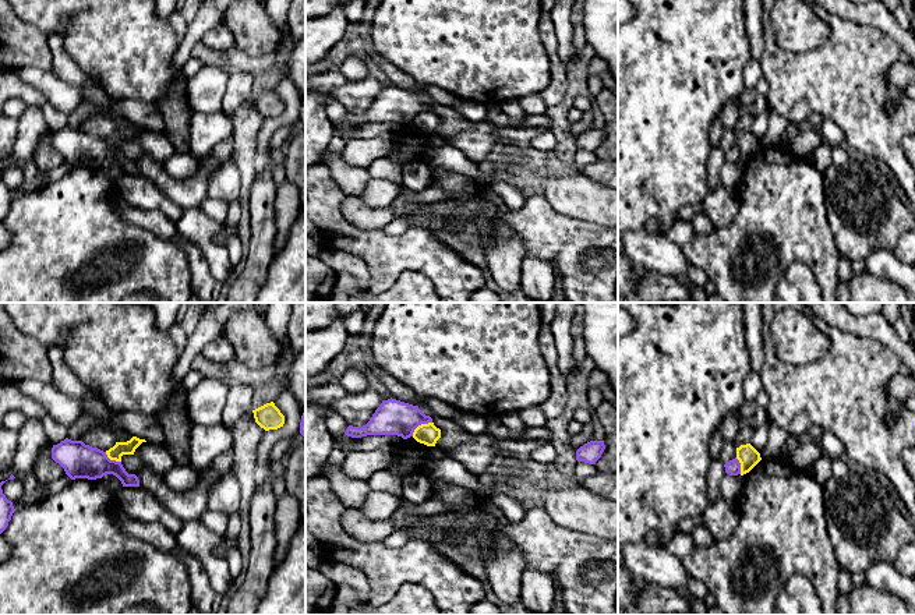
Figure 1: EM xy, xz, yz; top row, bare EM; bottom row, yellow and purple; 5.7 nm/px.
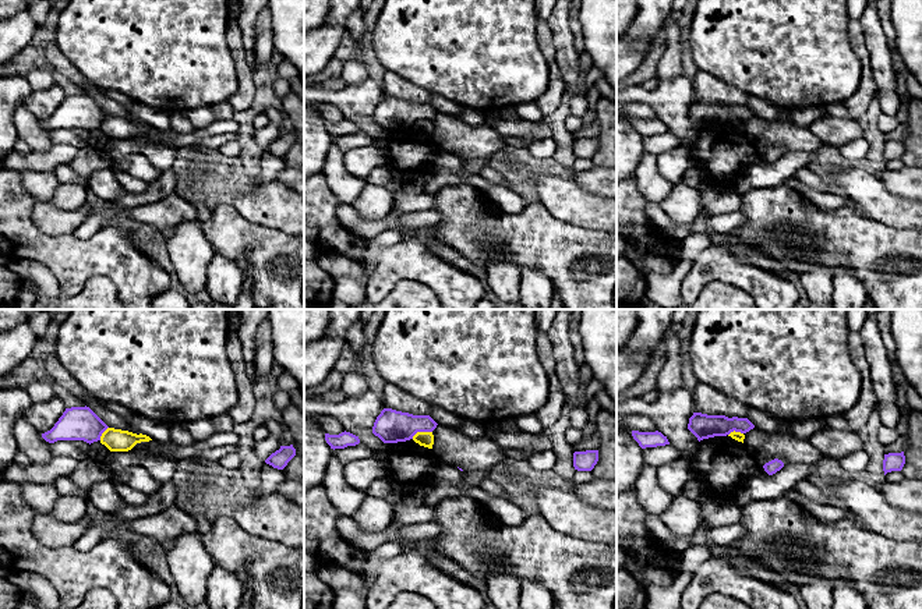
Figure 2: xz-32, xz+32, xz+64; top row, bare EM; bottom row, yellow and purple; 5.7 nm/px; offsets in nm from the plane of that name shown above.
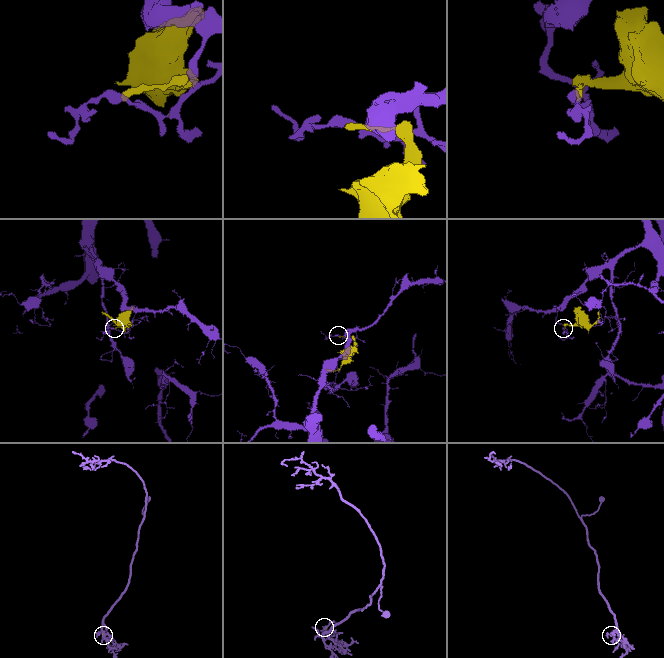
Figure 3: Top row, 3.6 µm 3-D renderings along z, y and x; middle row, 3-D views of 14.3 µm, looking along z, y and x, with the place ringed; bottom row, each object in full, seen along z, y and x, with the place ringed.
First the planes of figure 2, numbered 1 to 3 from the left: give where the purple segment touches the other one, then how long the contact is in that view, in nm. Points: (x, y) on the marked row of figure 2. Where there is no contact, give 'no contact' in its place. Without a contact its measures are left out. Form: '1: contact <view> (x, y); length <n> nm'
1: contact xz-32 (102, 434); length 90 nm
2: contact xz+32 (421, 432); length 130 nm
3: contact xz+64 (735, 432); length 90 nm

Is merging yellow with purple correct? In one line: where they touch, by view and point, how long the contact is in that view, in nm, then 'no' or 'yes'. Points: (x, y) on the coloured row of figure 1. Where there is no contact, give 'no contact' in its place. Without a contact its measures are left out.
xz (421, 424) | 150 nm | no

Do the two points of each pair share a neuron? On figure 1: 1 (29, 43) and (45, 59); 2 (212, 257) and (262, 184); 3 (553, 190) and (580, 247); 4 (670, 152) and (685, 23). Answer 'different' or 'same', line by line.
1: same
2: different
3: different
4: same

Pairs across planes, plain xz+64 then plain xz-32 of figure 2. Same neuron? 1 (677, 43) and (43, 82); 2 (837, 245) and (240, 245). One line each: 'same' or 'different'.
1: same
2: same

